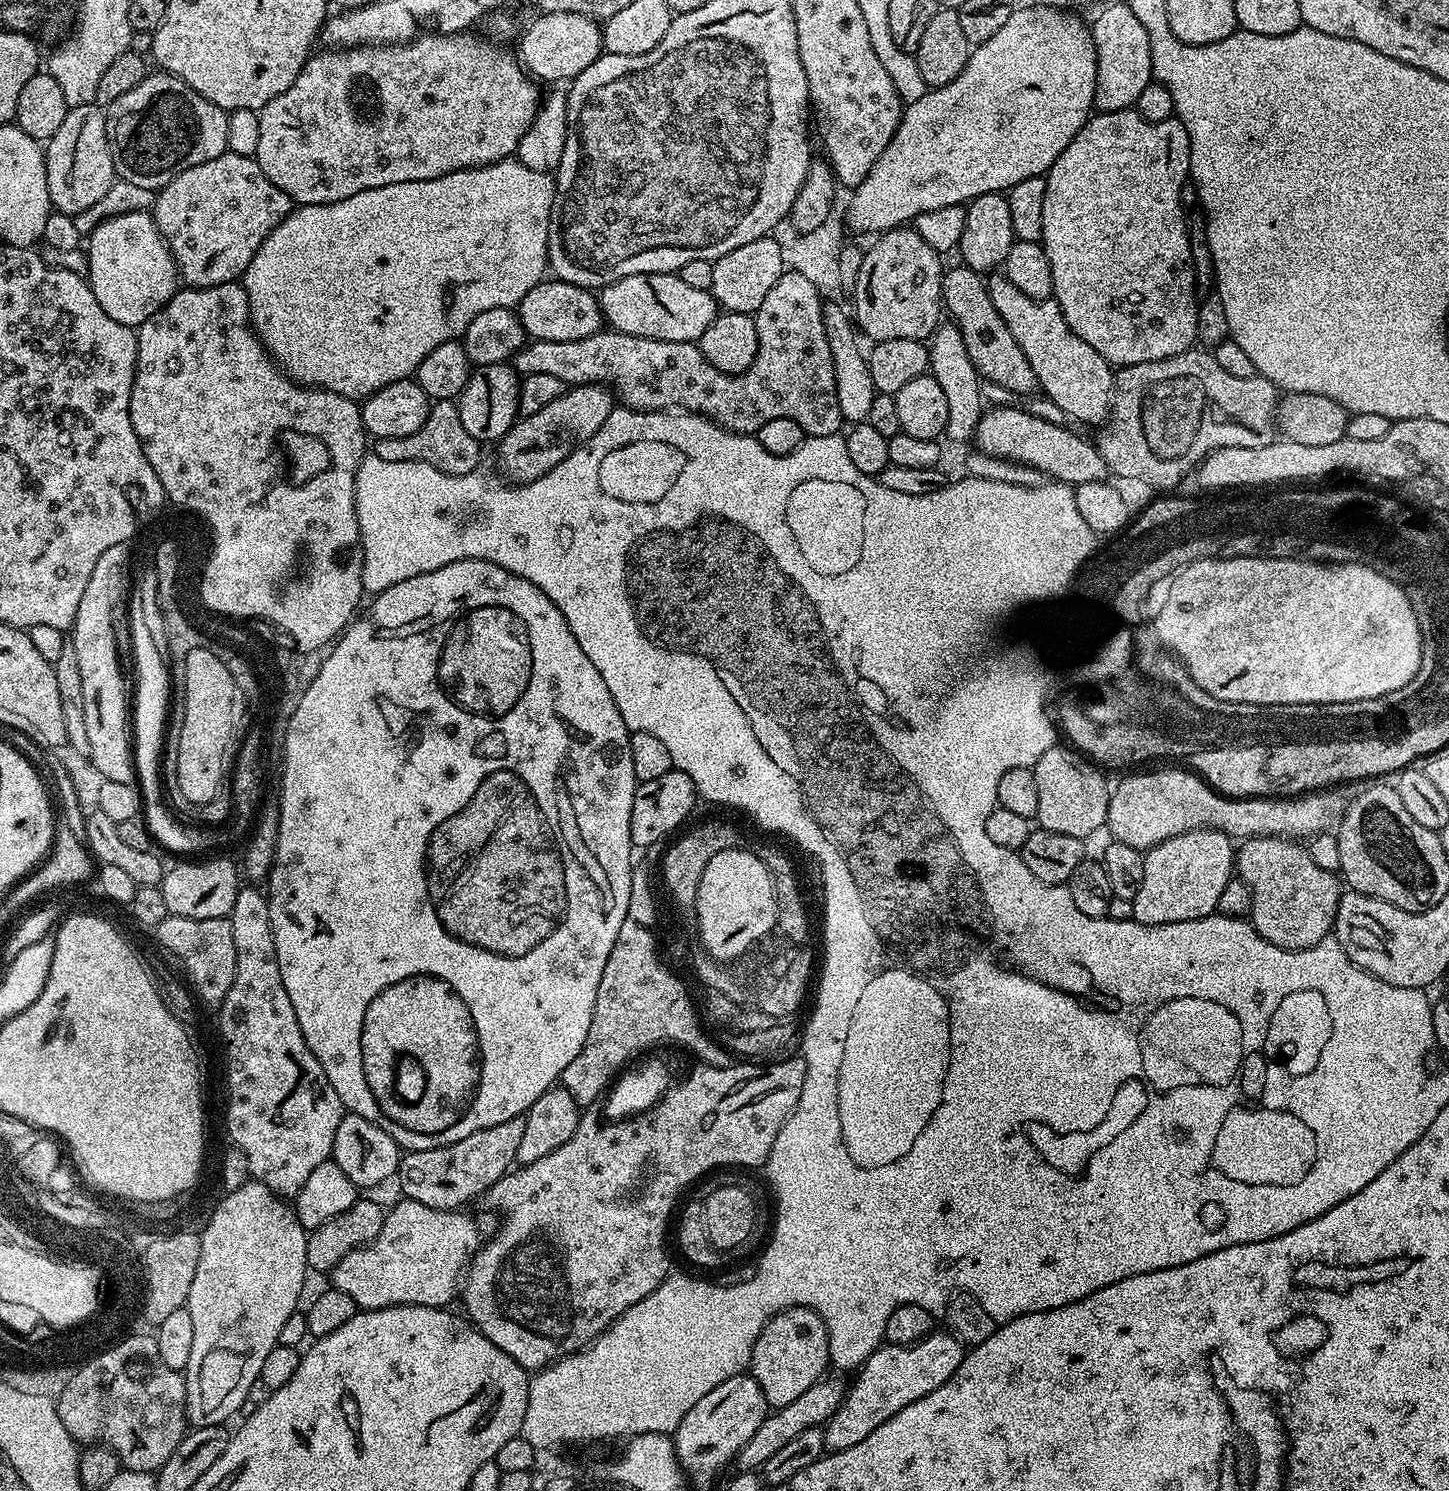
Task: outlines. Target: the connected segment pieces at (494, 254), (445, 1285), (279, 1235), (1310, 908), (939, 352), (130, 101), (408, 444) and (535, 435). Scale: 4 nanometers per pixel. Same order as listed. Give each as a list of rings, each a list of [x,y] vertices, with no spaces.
[[[509,158],[481,168],[463,168],[429,180],[394,182],[394,186],[362,190],[362,194],[350,194],[350,198],[342,198],[338,202],[293,207],[288,217],[268,235],[266,242],[258,246],[258,254],[250,258],[250,266],[246,266],[244,271],[242,283],[248,295],[251,326],[285,376],[309,388],[325,388],[351,400],[363,401],[390,382],[409,379],[430,350],[438,350],[442,342],[460,340],[478,314],[495,308],[515,309],[522,298],[526,298],[526,294],[545,279],[549,271],[548,231],[555,197],[556,182],[549,173],[530,170],[530,166],[524,166],[520,160]]]
[[[403,1198],[385,1215],[384,1225],[374,1238],[374,1242],[355,1248],[330,1273],[331,1287],[340,1292],[350,1294],[354,1298],[357,1309],[373,1312],[379,1308],[394,1306],[430,1306],[444,1308],[452,1299],[457,1299],[458,1285],[462,1273],[467,1269],[476,1251],[482,1247],[480,1228],[472,1216],[466,1216],[462,1210],[443,1212],[430,1206],[422,1206],[422,1202],[414,1202]]]
[[[249,1182],[238,1186],[228,1194],[213,1210],[209,1218],[208,1225],[204,1233],[201,1234],[200,1257],[198,1258],[198,1274],[194,1274],[194,1286],[190,1286],[187,1309],[190,1314],[190,1322],[194,1322],[194,1342],[190,1349],[190,1362],[182,1369],[184,1385],[186,1386],[186,1418],[192,1428],[202,1426],[214,1426],[215,1424],[227,1425],[228,1419],[243,1406],[248,1400],[248,1395],[252,1392],[252,1387],[257,1387],[262,1370],[262,1362],[266,1362],[266,1354],[274,1350],[282,1334],[282,1325],[290,1314],[298,1311],[296,1304],[300,1300],[300,1295],[304,1292],[304,1275],[309,1275],[310,1269],[306,1262],[306,1250],[308,1249],[308,1232],[298,1222],[295,1211],[288,1208],[283,1199],[272,1192],[265,1184]]]
[[[1250,836],[1243,841],[1244,844],[1235,849],[1234,868],[1239,879],[1252,888],[1252,911],[1250,922],[1254,930],[1266,942],[1291,952],[1306,950],[1310,946],[1318,946],[1322,938],[1326,938],[1333,931],[1336,923],[1336,911],[1342,895],[1342,884],[1337,873],[1322,870],[1310,858],[1307,847],[1298,845],[1291,839],[1283,836]]]
[[[951,322],[941,323],[933,332],[929,343],[930,374],[945,392],[947,420],[945,437],[954,442],[971,441],[975,437],[977,424],[982,415],[982,378],[966,352],[961,331]]]
[[[163,70],[153,71],[134,90],[107,105],[106,115],[117,177],[136,188],[162,189],[182,170],[228,151],[228,112]]]
[[[438,400],[429,407],[426,422],[414,430],[414,434],[406,434],[406,438],[382,438],[376,440],[374,455],[385,462],[426,462],[447,476],[461,476],[477,471],[480,465],[481,441],[473,438],[466,426],[462,426],[460,405],[456,400]]]
[[[581,384],[569,387],[554,402],[542,406],[538,414],[520,416],[512,429],[498,442],[500,468],[516,484],[529,484],[542,478],[575,448],[580,448],[606,422],[614,407],[614,396],[605,385]]]

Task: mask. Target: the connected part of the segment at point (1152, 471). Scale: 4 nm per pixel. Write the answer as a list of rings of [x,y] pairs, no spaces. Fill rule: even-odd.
[[[1189,350],[1171,356],[1165,360],[1154,362],[1142,362],[1141,364],[1130,364],[1121,367],[1114,376],[1114,391],[1112,394],[1112,406],[1110,419],[1099,429],[1100,440],[1098,447],[1102,458],[1106,458],[1106,466],[1113,477],[1121,476],[1124,480],[1137,480],[1140,484],[1149,484],[1152,488],[1176,488],[1187,476],[1191,477],[1199,468],[1200,463],[1210,455],[1223,448],[1253,448],[1254,446],[1266,446],[1271,444],[1278,436],[1278,425],[1276,423],[1276,409],[1278,407],[1278,389],[1274,382],[1270,382],[1265,376],[1255,375],[1250,378],[1237,378],[1222,370],[1218,366],[1215,355],[1208,350]]]

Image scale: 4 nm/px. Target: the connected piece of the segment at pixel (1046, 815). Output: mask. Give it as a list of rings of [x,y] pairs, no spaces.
[[[1060,747],[1046,750],[1046,754],[1042,754],[1042,758],[1038,758],[1038,762],[1031,767],[1034,782],[1038,782],[1038,810],[1034,820],[1045,832],[1070,834],[1084,840],[1107,825],[1110,783],[1103,776],[1104,772],[1075,747]]]

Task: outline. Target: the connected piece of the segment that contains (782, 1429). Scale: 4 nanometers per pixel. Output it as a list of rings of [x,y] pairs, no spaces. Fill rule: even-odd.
[[[821,1378],[814,1386],[810,1386],[810,1390],[806,1390],[799,1398],[794,1398],[794,1402],[790,1402],[790,1406],[782,1406],[775,1409],[762,1422],[762,1426],[758,1426],[758,1430],[754,1430],[754,1435],[750,1437],[750,1442],[746,1442],[746,1446],[736,1455],[734,1468],[739,1472],[756,1472],[763,1469],[766,1462],[770,1462],[770,1458],[774,1458],[774,1454],[778,1454],[778,1450],[782,1450],[782,1446],[786,1446],[786,1442],[791,1442],[793,1438],[798,1438],[798,1434],[802,1434],[802,1430],[810,1430],[811,1428],[819,1428],[828,1423],[828,1420],[838,1410],[838,1406],[844,1401],[846,1384],[840,1380],[828,1380],[829,1378]]]

